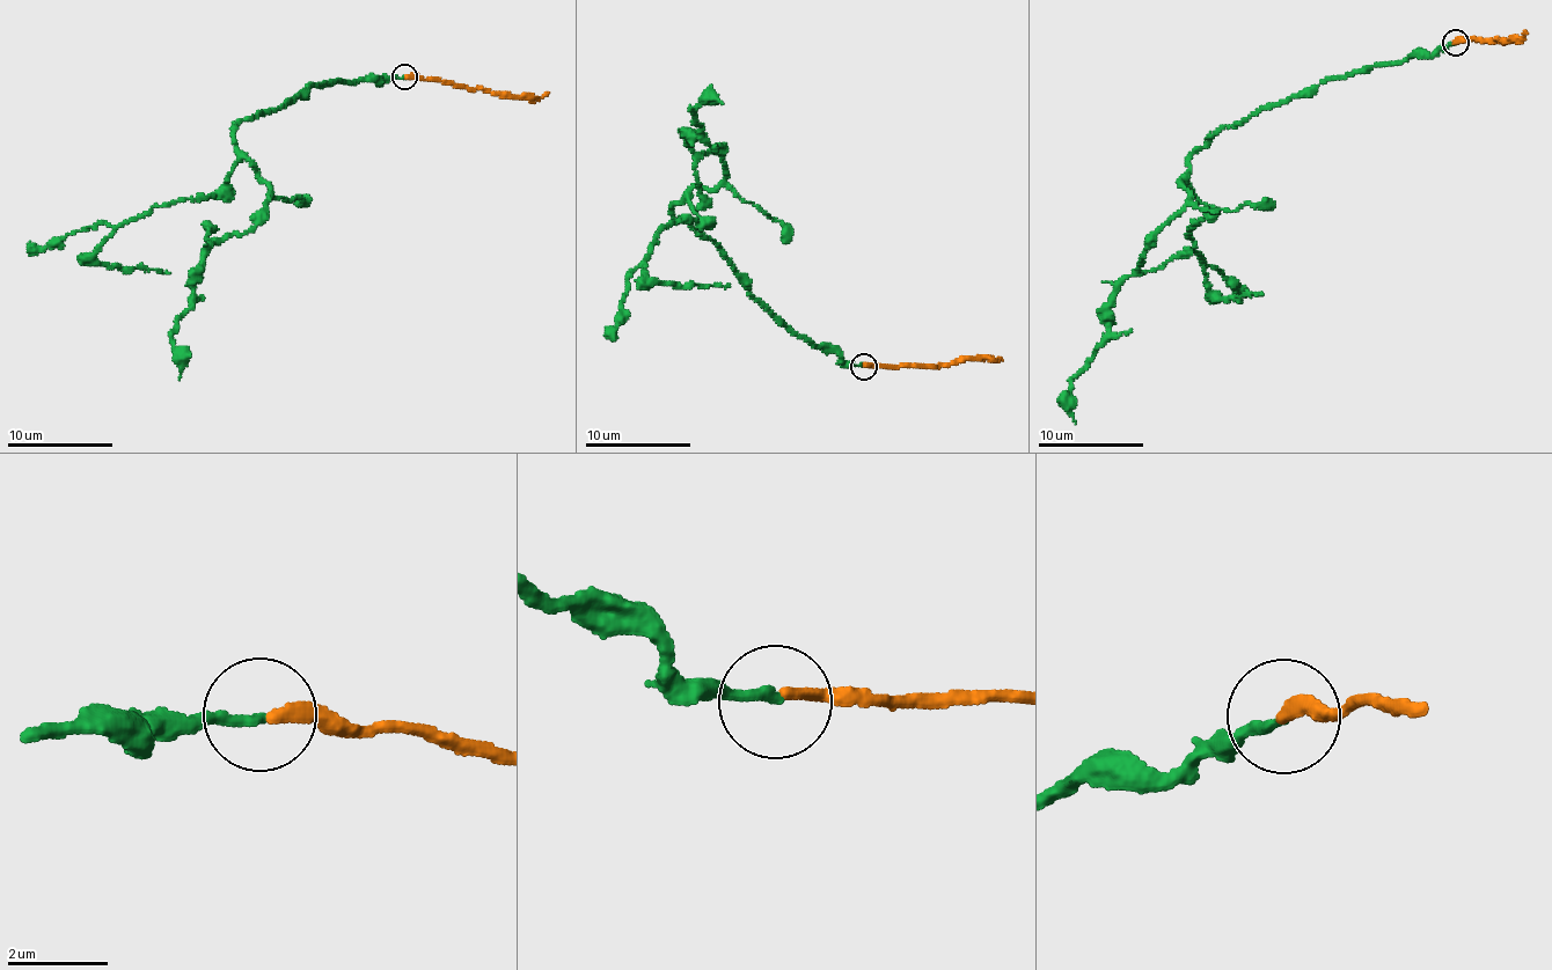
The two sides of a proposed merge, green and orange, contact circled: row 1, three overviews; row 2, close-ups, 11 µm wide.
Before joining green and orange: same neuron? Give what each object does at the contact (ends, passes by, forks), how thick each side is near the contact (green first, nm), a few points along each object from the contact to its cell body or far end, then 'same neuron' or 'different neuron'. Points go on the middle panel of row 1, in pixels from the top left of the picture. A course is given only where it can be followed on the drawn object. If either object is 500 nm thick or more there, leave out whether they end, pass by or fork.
green ends there; orange ends there; 200 nm thick on the green side, 240 nm on the other; green runs (864, 366), (778, 324), (676, 221), (685, 195), (726, 177), (719, 147), (689, 140), (692, 108), (723, 103); orange runs (864, 366), (947, 367), (959, 361), (1001, 358); same neuron

